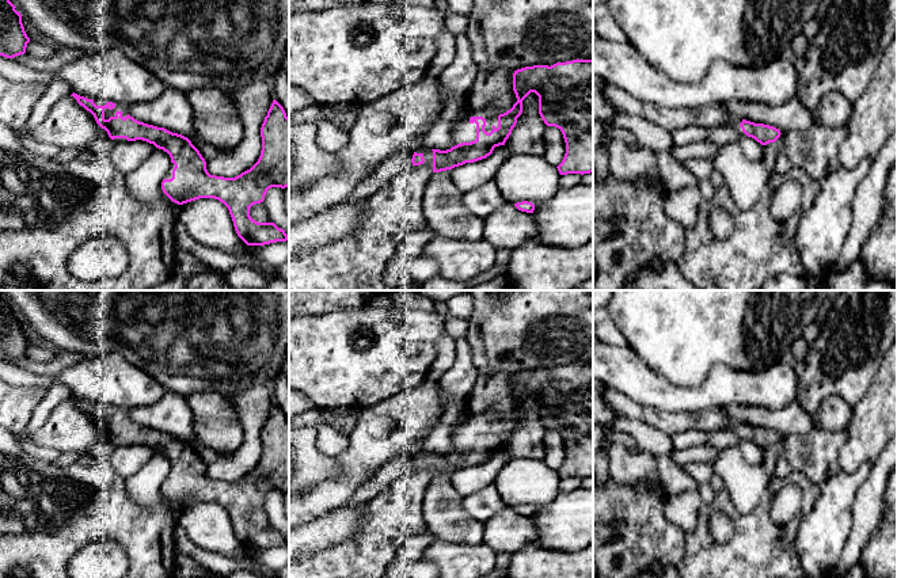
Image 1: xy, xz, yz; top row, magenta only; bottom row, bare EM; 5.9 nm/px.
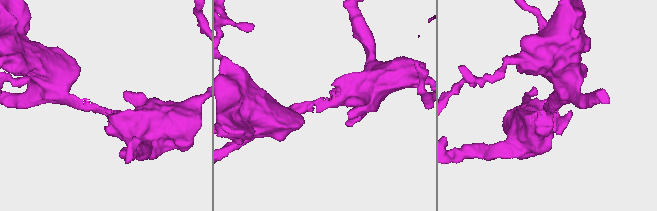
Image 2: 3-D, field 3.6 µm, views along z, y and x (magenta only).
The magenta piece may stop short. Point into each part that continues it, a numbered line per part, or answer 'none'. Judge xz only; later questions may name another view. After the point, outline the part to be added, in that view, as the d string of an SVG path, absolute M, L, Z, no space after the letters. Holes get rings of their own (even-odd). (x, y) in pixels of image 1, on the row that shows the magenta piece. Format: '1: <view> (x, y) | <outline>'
1: xz (464, 132) | M487 107L474 113L470 113L463 118L456 128L452 130L452 138L455 144L471 142L476 140L476 123L471 123L471 117L483 117L486 119L484 130L490 133L494 128L498 128L498 114L495 110Z

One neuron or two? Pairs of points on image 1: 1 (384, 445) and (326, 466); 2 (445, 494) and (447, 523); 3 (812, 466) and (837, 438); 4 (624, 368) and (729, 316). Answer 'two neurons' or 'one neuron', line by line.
1: two neurons
2: one neuron
3: one neuron
4: two neurons

